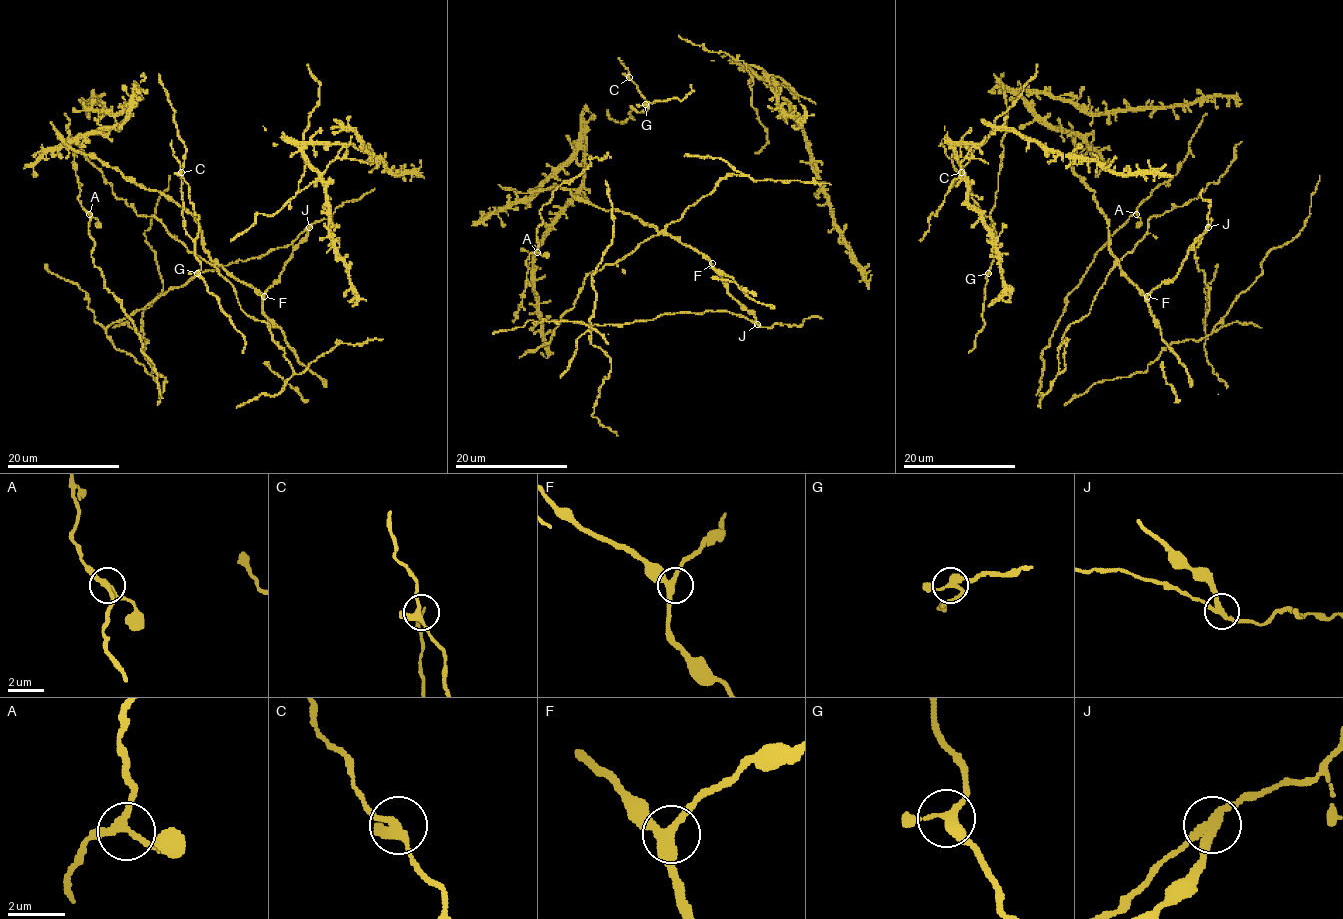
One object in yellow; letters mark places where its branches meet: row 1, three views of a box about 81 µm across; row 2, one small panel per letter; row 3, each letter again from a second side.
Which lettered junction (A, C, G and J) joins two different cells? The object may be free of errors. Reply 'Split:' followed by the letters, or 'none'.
Split: J

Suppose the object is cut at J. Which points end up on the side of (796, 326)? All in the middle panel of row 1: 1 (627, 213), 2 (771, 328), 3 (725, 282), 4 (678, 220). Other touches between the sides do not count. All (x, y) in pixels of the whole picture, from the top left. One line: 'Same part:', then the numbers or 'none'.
Same part: 2, 4

